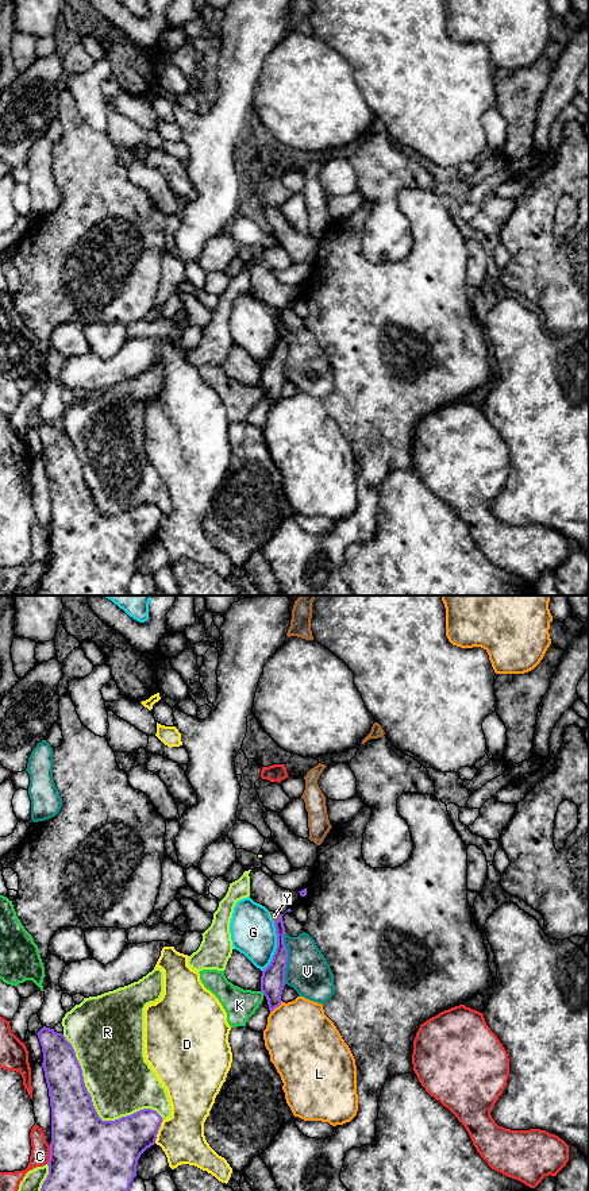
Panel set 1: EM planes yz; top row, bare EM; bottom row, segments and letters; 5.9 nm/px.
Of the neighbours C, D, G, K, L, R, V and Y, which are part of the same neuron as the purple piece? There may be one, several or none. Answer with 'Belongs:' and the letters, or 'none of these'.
Belongs: none of these

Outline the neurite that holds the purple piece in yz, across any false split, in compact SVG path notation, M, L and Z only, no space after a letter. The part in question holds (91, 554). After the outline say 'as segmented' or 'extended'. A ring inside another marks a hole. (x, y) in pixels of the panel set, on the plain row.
M43 421L38 428L51 501L49 570L38 596L128 596L140 550L155 539L162 512L151 504L103 516L88 487L81 460L62 428Z; as segmented

